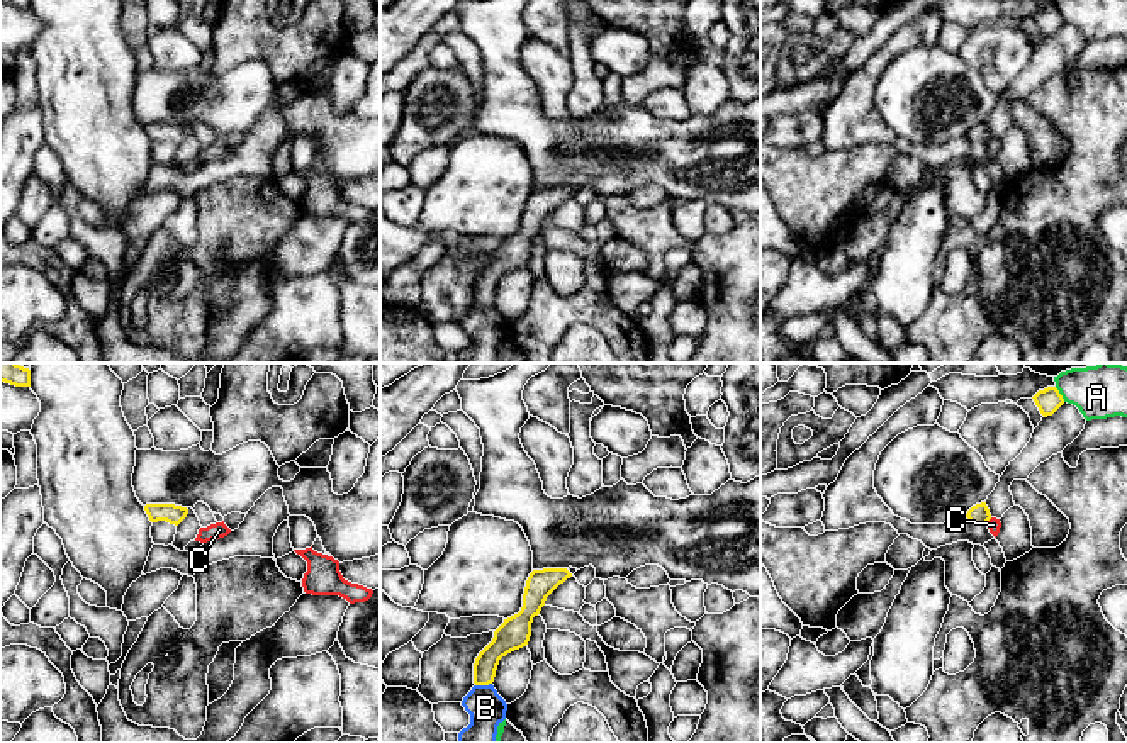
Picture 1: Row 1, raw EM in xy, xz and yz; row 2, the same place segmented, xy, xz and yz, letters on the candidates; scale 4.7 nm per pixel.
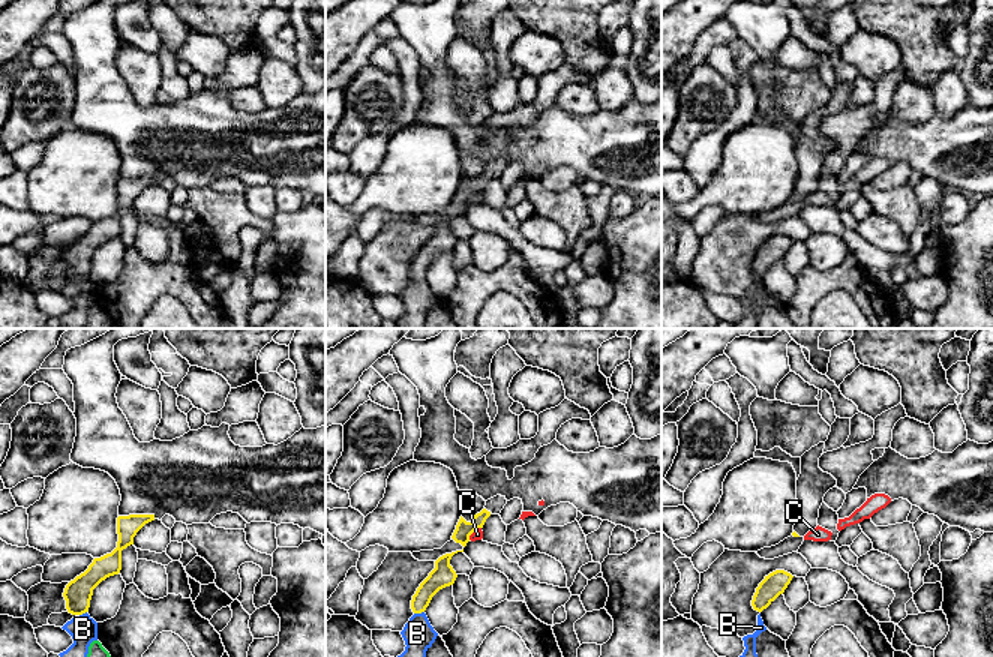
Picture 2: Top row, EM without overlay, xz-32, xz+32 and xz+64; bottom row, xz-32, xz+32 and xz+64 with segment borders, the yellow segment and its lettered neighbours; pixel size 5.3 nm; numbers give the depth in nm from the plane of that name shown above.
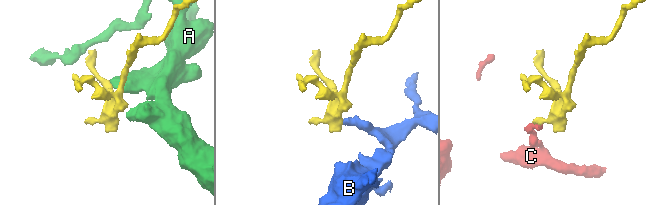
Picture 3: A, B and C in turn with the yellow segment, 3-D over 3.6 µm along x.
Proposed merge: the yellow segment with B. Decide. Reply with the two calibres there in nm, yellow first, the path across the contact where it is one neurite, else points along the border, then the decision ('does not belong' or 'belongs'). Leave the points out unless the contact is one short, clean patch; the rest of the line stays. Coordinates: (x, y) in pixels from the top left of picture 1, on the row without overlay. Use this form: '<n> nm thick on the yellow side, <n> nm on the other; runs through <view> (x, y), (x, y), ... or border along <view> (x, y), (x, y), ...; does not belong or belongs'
130 nm thick on the yellow side, 170 nm on the other; belongs

